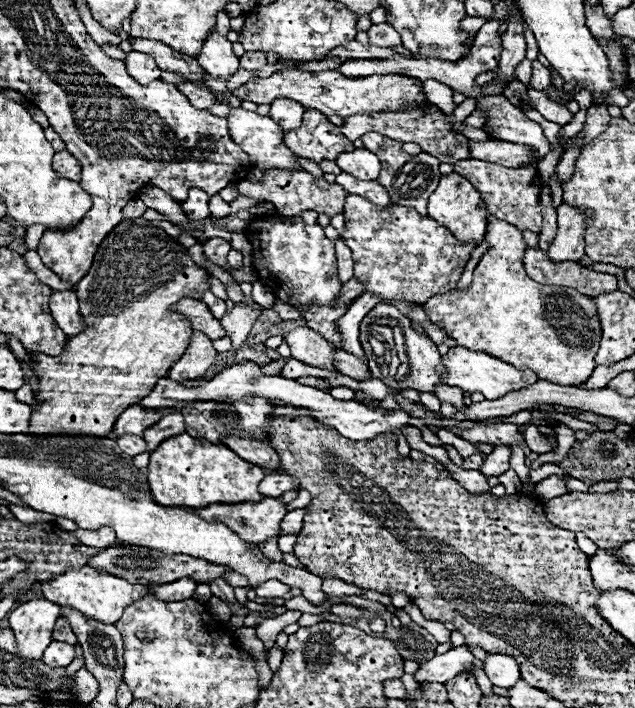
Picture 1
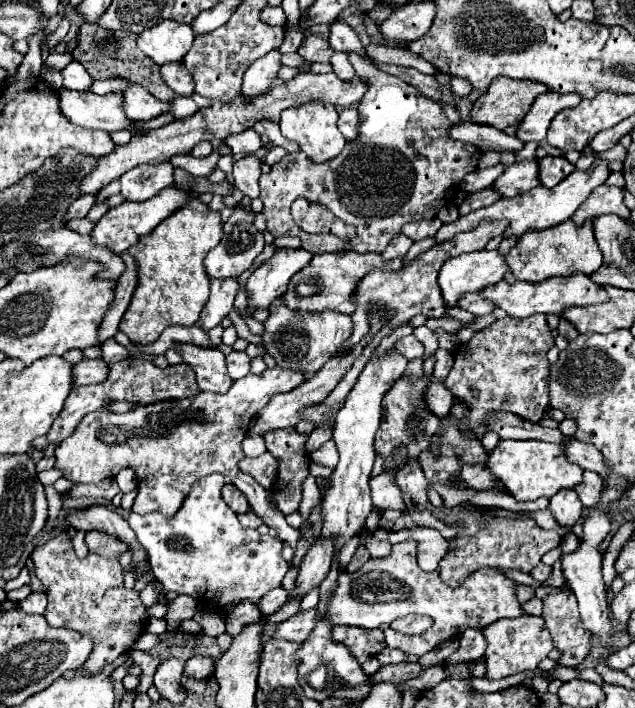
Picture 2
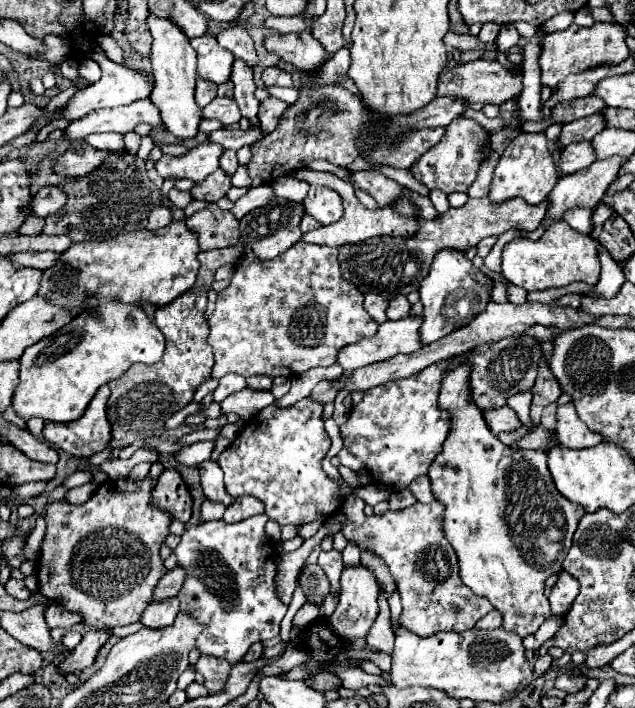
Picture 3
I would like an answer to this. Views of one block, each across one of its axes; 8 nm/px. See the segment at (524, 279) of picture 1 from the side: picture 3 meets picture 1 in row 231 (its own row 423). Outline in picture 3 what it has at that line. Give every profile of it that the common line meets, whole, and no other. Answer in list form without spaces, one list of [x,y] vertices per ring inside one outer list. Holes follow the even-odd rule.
[[[510,406],[490,408],[488,412],[484,412],[484,420],[486,420],[486,424],[490,426],[490,430],[492,430],[494,434],[510,432],[510,430],[514,430],[514,428],[520,426],[520,420],[518,420],[516,412],[514,412]]]

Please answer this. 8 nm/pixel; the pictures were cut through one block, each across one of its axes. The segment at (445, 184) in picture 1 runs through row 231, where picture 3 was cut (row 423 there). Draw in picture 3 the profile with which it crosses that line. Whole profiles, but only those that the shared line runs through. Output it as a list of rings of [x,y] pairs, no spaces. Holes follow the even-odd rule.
[[[460,362],[442,376],[438,404],[440,410],[450,414],[450,432],[442,452],[428,468],[428,478],[432,482],[434,500],[444,504],[444,536],[456,550],[462,582],[474,594],[492,602],[492,606],[504,618],[504,628],[520,632],[524,638],[534,634],[550,614],[550,604],[544,596],[544,580],[562,570],[562,560],[572,546],[572,536],[580,518],[584,516],[584,508],[560,496],[546,468],[544,450],[514,452],[512,446],[502,444],[498,436],[486,426],[480,408],[472,404],[472,388],[468,388],[470,370],[472,366],[468,362]]]

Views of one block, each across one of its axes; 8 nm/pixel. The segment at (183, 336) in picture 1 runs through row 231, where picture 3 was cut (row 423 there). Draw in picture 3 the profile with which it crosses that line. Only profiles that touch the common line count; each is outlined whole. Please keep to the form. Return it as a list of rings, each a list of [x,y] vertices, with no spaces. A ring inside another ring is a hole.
[[[236,244],[234,248],[222,248],[222,250],[206,250],[198,254],[200,260],[200,272],[196,278],[196,284],[172,300],[172,304],[166,304],[164,308],[156,310],[156,326],[166,336],[166,350],[162,360],[158,360],[152,366],[146,364],[134,364],[120,376],[120,380],[108,382],[112,394],[108,398],[108,420],[112,422],[112,448],[118,448],[122,444],[132,444],[136,440],[142,440],[146,436],[160,436],[164,432],[164,422],[170,418],[170,414],[184,408],[196,388],[210,378],[210,368],[214,364],[212,348],[206,342],[208,338],[208,322],[204,316],[206,310],[206,294],[210,290],[210,284],[214,280],[216,268],[222,264],[236,264],[242,256],[242,246]]]

